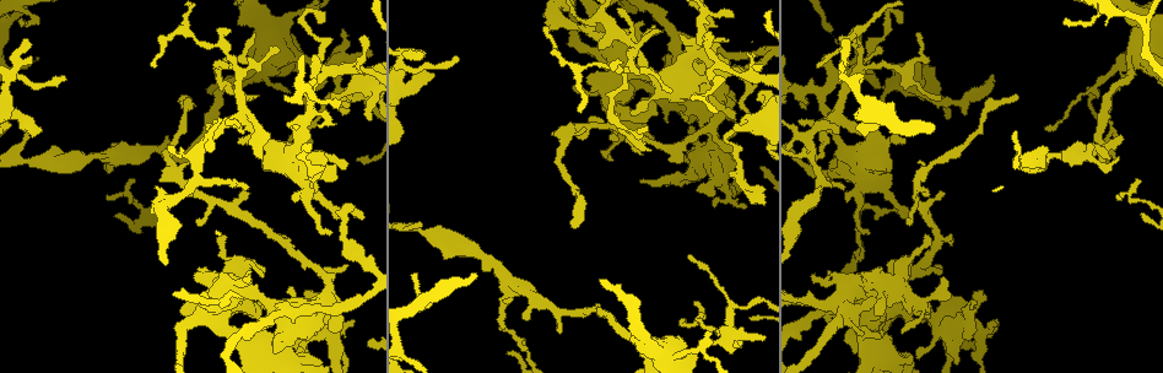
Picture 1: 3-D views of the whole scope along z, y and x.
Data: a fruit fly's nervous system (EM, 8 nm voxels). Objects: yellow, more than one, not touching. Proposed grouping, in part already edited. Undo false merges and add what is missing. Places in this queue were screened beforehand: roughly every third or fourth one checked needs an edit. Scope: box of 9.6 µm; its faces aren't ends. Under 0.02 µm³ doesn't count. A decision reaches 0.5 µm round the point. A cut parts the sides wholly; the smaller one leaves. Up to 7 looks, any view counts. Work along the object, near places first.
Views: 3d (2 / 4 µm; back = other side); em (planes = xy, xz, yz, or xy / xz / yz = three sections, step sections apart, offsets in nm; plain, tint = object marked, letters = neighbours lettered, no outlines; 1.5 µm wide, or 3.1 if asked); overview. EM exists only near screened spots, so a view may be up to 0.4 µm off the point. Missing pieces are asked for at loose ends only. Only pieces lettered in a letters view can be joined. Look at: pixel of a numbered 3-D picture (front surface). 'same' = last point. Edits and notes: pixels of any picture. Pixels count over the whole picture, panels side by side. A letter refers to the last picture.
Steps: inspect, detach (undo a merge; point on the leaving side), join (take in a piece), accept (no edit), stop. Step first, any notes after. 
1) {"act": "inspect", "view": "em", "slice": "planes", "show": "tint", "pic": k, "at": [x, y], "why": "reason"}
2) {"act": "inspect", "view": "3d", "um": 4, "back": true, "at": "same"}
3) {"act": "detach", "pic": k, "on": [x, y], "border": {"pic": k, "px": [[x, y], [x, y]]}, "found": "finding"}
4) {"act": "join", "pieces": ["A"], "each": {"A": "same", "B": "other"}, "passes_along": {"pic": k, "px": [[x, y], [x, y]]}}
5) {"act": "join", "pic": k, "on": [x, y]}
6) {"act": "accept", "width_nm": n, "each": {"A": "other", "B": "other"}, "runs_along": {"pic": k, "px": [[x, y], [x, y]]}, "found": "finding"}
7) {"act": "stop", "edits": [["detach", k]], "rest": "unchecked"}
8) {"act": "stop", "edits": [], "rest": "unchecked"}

{"act": "inspect", "view": "3d", "um": 2, "back": true, "pic": 1, "at": [918, 356], "why": "closes a loop"}

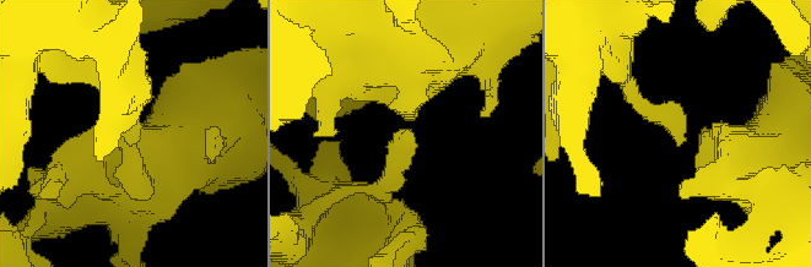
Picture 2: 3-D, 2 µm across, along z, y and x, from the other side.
{"act": "inspect", "view": "em", "um": 3.1, "slice": "xy", "step": 8, "show": "letters", "pic": 2, "at": [677, 132], "why": "shape alone is not enough"}

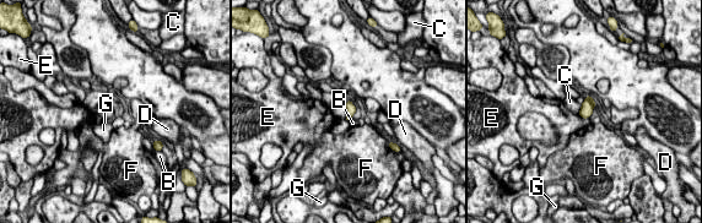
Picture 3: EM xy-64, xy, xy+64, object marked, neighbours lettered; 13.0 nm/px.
{"act": "accept", "width_nm": 130, "each": {"B": "other", "C": "other", "D": "other", "E": "other", "F": "other", "G": "other"}, "found": "all the same neuron"}

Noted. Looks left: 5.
{"act": "inspect", "view": "em", "slice": "planes", "show": "letters", "pic": 1, "at": [859, 284], "why": "branch point"}

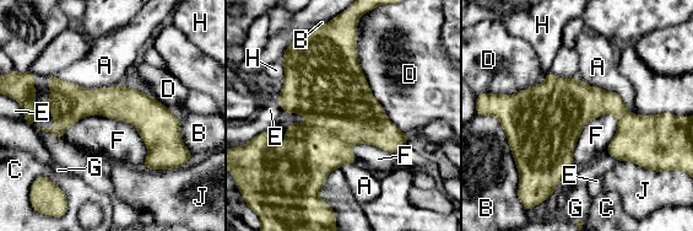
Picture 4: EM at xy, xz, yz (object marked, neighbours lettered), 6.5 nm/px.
{"act": "accept", "width_nm": 220, "each": {"A": "other", "B": "other", "C": "other", "D": "other", "E": "other", "F": "other", "G": "other", "H": "other", "J": "other"}, "found": "all the same neuron"}

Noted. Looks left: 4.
{"act": "inspect", "view": "em", "slice": "planes", "show": "letters", "pic": 1, "at": [899, 144], "why": "branch stops here"}

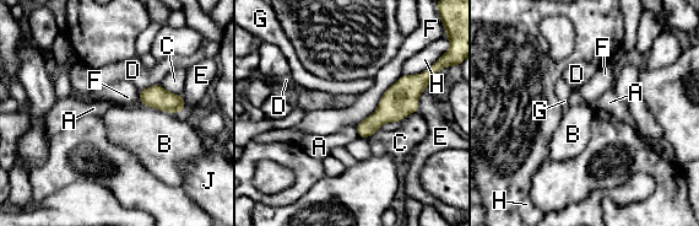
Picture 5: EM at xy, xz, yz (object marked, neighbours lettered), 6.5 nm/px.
{"act": "accept", "each": {"A": "other", "B": "other", "C": "other", "D": "other", "E": "other", "F": "other", "G": "other", "H": "other", "J": "other"}, "found": "none of them fits"}

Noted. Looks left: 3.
{"act": "stop", "edits": [], "rest": "unchecked"}

